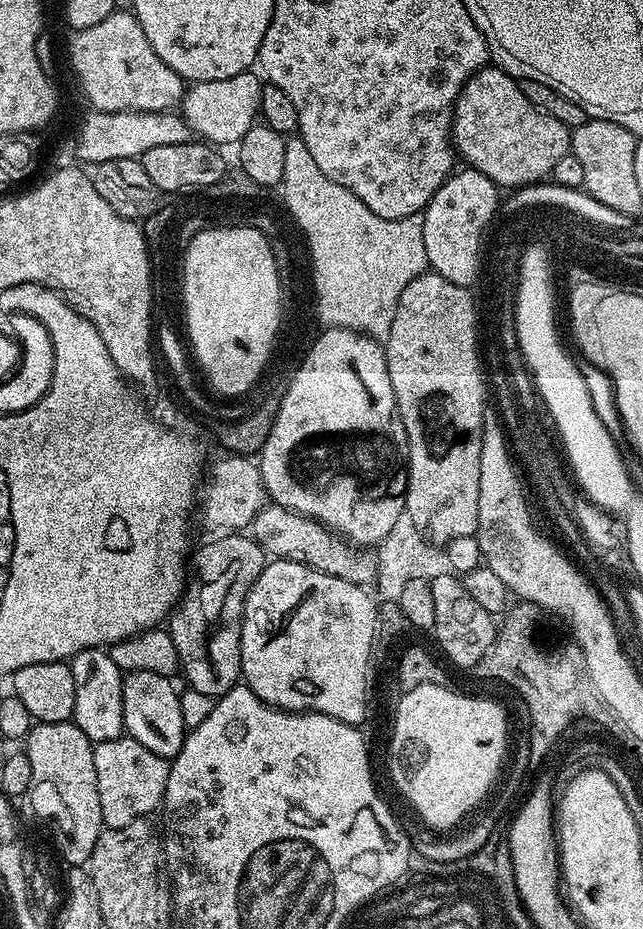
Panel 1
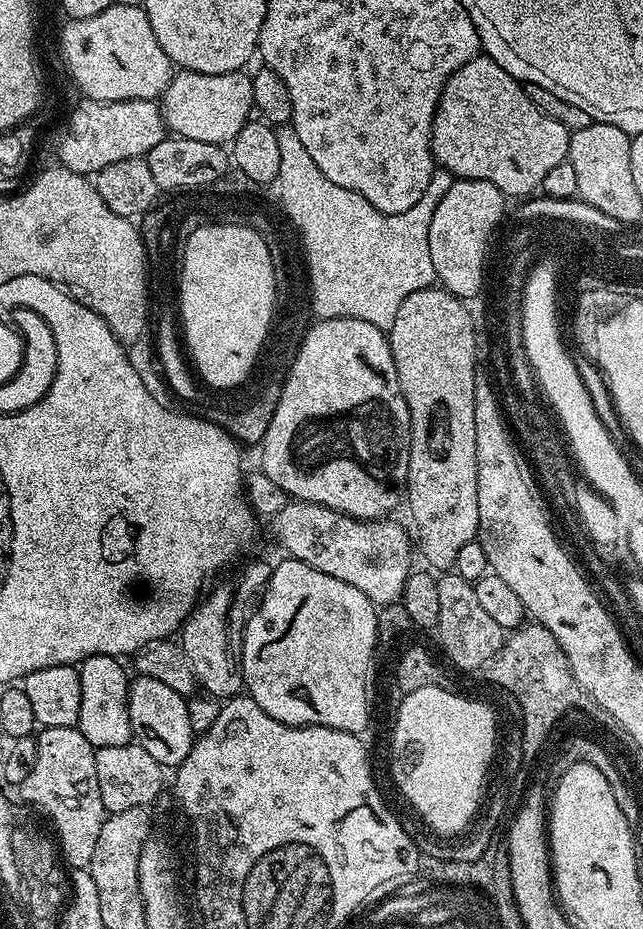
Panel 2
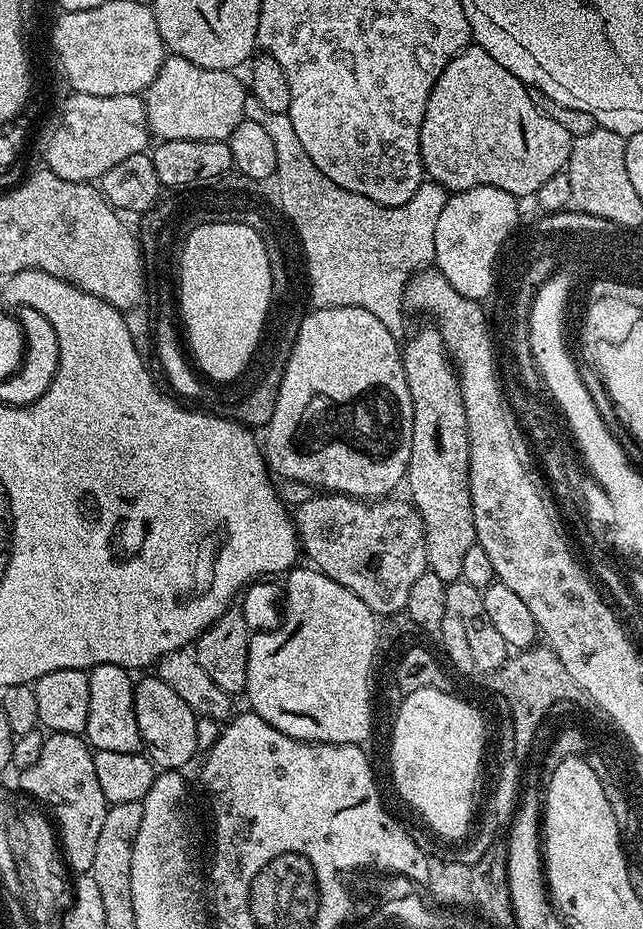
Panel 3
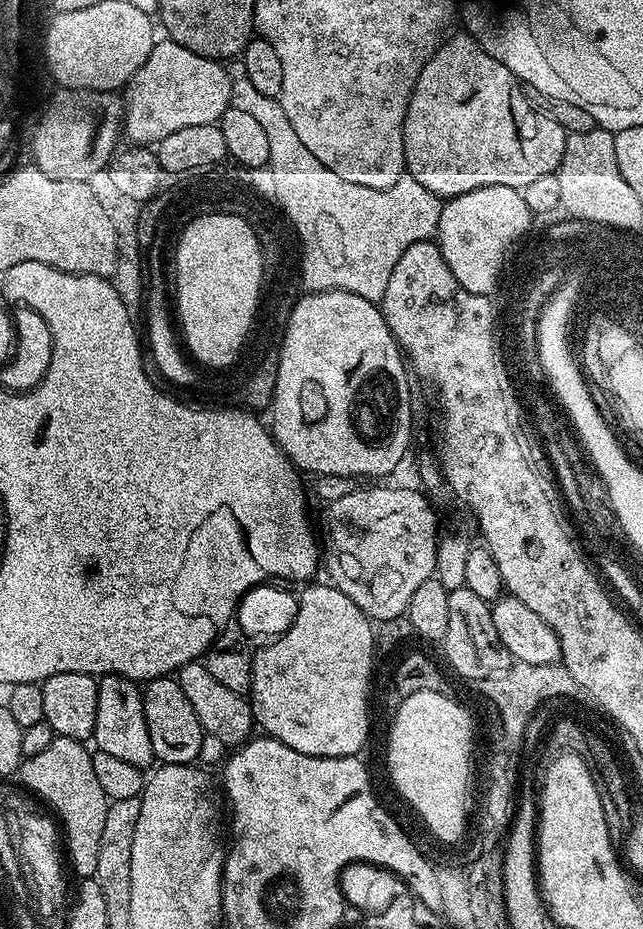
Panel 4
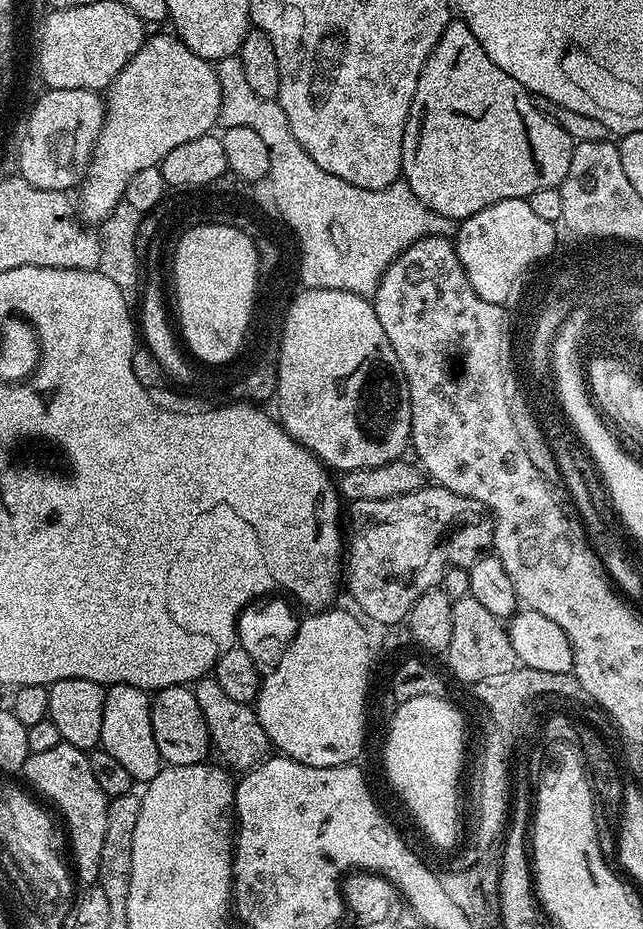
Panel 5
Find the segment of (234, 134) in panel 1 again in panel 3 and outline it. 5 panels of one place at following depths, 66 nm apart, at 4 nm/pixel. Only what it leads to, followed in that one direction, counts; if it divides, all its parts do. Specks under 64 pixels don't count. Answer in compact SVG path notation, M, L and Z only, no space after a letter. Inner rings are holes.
M169 55L160 71L152 80L152 84L143 93L144 110L148 119L149 133L157 141L162 140L223 140L245 119L244 102L246 88L240 85L235 71L206 70L202 66L194 66L181 56Z

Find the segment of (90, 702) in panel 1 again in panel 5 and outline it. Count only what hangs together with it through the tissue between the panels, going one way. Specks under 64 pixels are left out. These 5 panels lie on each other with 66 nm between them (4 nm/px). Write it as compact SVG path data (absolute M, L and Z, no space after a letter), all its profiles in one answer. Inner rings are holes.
M113 684L105 691L99 747L110 754L110 758L115 758L134 782L153 780L160 773L162 757L158 742L154 742L152 701L145 689L129 684Z

